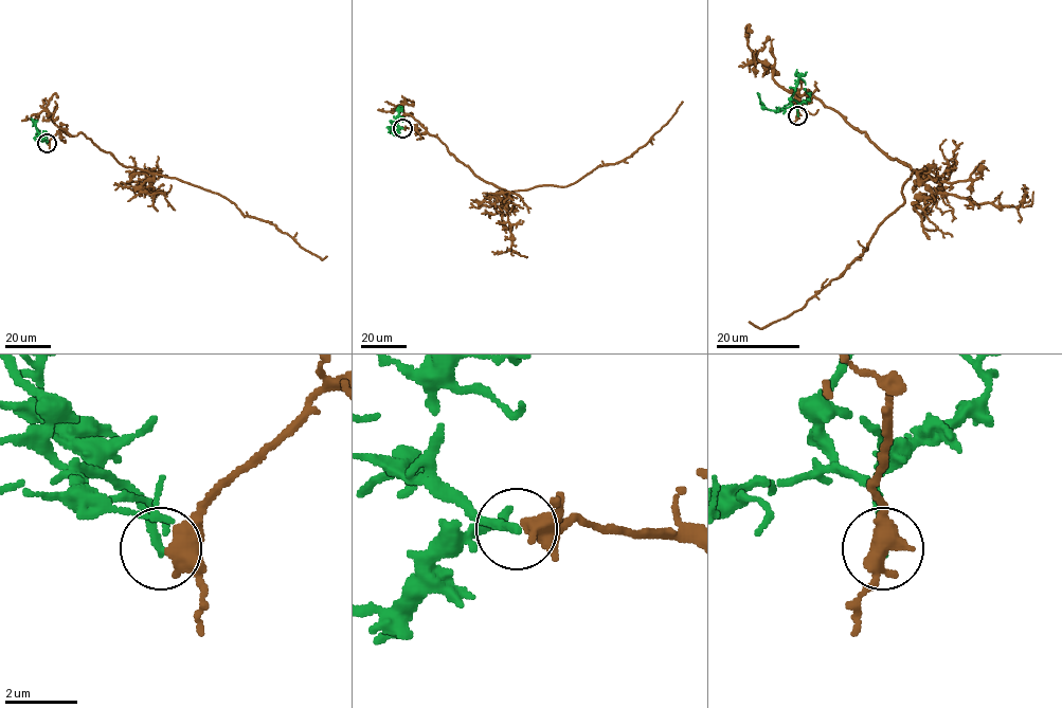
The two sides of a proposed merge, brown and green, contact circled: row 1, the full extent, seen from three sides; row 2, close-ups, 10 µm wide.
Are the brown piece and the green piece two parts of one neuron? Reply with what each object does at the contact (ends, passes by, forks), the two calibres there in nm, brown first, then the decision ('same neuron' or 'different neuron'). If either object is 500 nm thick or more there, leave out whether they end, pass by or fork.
brown forks there; green ends there; 360 nm thick on the brown side, 240 nm on the other; different neuron

